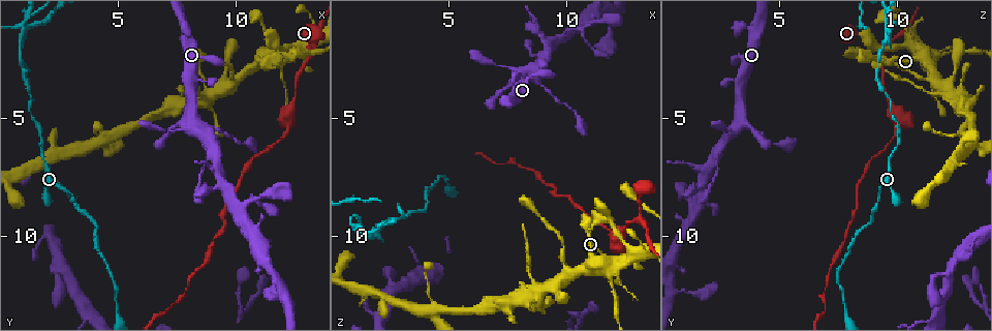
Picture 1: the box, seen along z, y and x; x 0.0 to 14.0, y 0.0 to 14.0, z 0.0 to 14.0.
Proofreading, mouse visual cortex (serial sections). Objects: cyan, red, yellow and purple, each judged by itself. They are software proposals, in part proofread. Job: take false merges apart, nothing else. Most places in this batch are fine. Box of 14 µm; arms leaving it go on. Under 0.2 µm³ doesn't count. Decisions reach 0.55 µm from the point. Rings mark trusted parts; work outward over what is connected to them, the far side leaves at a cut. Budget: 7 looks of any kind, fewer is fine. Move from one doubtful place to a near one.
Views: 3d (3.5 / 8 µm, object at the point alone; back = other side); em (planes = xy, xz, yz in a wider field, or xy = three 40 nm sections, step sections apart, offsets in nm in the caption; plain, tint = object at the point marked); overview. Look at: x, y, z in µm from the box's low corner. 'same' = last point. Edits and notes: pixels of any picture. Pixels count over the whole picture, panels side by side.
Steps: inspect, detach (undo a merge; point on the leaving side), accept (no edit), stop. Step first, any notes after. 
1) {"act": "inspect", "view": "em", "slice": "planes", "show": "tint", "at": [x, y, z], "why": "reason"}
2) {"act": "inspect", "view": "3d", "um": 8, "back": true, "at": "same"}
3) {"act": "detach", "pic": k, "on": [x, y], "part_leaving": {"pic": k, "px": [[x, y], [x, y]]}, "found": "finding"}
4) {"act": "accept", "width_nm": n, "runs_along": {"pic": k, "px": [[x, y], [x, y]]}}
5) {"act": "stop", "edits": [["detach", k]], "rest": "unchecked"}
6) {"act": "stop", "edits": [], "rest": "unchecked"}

{"act": "inspect", "view": "3d", "um": 8, "back": true, "at": [11.8, 2.3, 11.6], "why": "small branch off a trunk"}

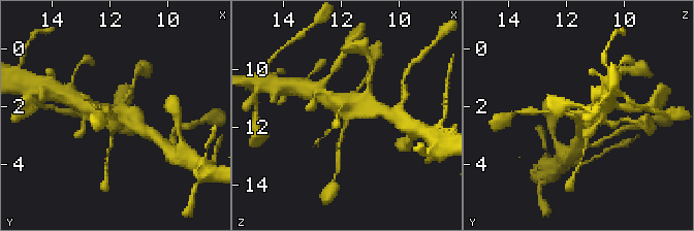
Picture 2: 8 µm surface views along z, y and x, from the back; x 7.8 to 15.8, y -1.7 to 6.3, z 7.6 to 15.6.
{"act": "inspect", "view": "3d", "um": 3.5, "at": [11.8, 2.3, 11.6]}

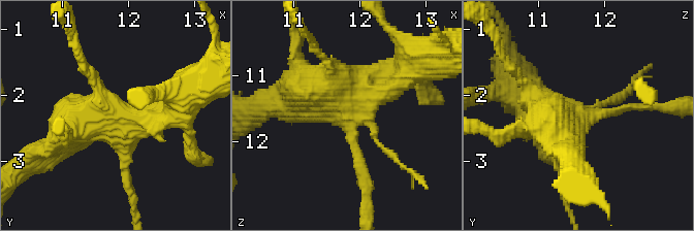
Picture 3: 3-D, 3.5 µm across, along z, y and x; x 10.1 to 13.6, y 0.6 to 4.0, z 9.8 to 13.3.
{"act": "inspect", "view": "em", "slice": "xy", "step": 1, "show": "tint", "at": [11.75, 2.35, 11.60]}

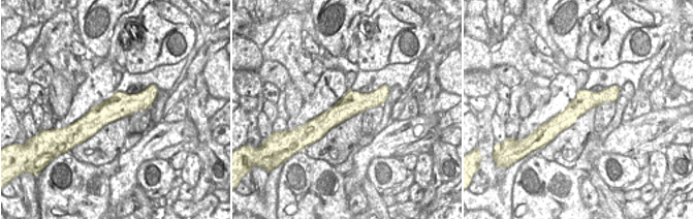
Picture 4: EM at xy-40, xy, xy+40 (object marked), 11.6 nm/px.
{"act": "accept", "width_nm": 280, "runs_along": {"pic": 3, "px": [[301, 83], [345, 90], [365, 177]]}, "found": "one cell here"}

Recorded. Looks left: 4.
{"act": "inspect", "view": "3d", "um": 3.5, "at": [13.1, 2.2, 9.3], "why": "branch point"}

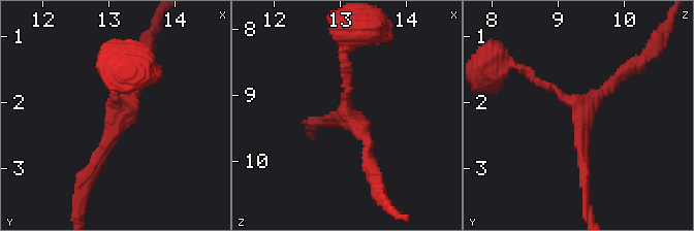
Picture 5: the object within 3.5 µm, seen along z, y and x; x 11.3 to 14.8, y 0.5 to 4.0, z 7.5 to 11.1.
{"act": "inspect", "view": "em", "slice": "planes", "show": "tint", "at": [13.10, 2.15, 9.30], "arms": 3, "arm_widths_nm": [150, 150, 150], "why": "need the tissue"}

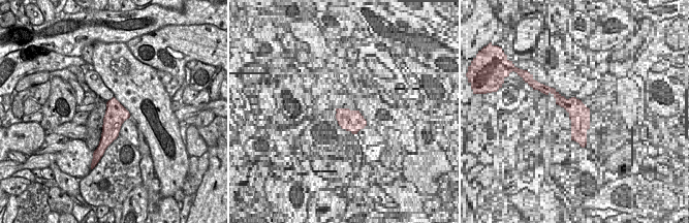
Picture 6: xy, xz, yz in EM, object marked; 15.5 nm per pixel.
{"act": "accept", "found": "one cell here"}

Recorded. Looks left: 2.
{"act": "inspect", "view": "3d", "um": 3.5, "at": [0.9, 1.6, 9.5], "why": "arms run side by side"}

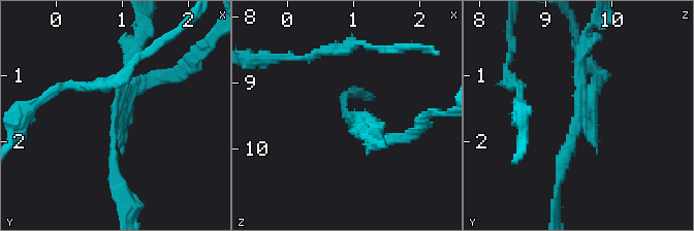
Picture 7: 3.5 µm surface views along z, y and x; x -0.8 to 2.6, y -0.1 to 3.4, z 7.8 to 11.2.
{"act": "inspect", "view": "em", "slice": "planes", "show": "tint", "at": [0.85, 1.60, 9.50]}

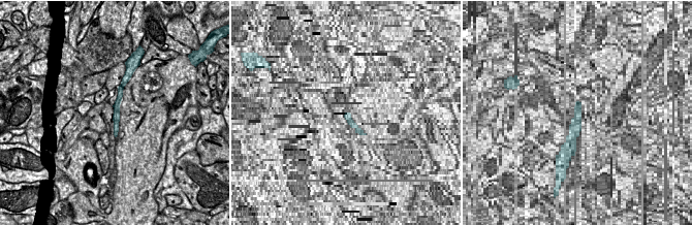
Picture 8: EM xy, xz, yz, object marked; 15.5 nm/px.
{"act": "detach", "pic": 7, "on": [162, 80], "part_leaving": {"pic": 7, "px": [[121, 109], [136, 84], [194, 65]]}, "found": "a second cell is stuck on"}

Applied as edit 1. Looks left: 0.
{"act": "stop", "edits": [["detach", 7]], "rest": "unchecked"}

